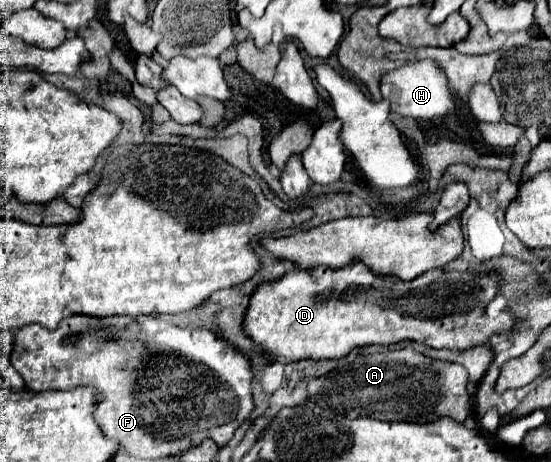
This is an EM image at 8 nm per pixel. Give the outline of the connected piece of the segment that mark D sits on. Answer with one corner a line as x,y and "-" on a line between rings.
363,263
347,265
343,269
293,269
279,279
265,281
257,285
251,293
249,307
243,317
245,335
257,343
273,361
283,359
287,363
301,359
337,359
345,357
355,347
365,345
391,345
403,339
423,341
431,347
445,349
469,349
483,345
493,333
505,333
513,327
515,319
505,311
505,315
497,321
483,319
481,311
491,303
497,295
497,277
491,275
475,275
475,273
459,273
445,269
431,269
413,281
401,281
395,275
375,275

